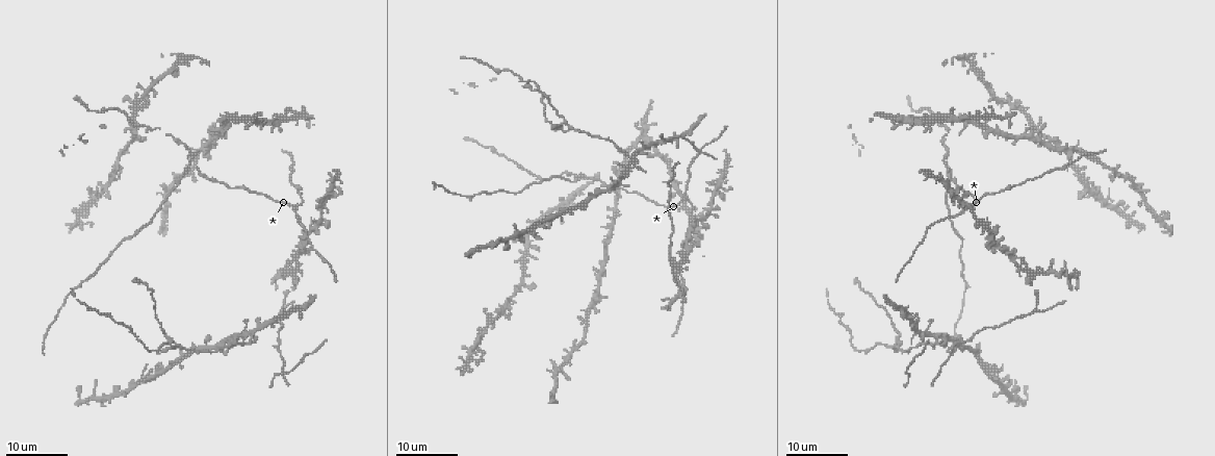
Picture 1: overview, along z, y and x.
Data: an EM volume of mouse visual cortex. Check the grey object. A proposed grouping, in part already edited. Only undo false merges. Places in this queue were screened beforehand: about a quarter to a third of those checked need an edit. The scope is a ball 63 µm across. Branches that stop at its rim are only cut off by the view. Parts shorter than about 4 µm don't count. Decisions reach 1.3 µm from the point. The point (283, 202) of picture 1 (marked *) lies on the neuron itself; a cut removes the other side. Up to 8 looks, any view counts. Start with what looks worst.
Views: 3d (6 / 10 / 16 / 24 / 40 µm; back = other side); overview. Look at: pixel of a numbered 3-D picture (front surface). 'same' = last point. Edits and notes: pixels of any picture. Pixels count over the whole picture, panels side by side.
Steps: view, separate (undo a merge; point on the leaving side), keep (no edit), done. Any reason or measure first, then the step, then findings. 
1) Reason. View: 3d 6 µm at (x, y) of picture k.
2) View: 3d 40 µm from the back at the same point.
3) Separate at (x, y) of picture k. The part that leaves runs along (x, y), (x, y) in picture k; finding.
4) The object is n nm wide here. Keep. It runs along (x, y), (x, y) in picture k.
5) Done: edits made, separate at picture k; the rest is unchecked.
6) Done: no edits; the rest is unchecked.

Three arms meet. View: 3d 16 µm at (934, 341) of picture 1.

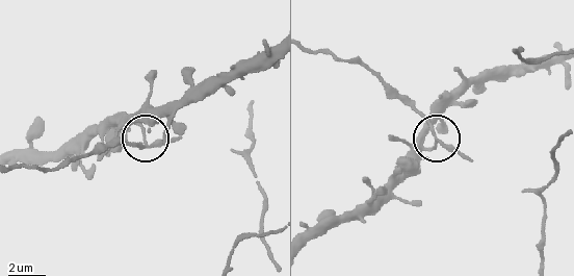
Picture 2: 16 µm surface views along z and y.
Zoom in. View: 3d 10 µm at (434, 143) of picture 2.

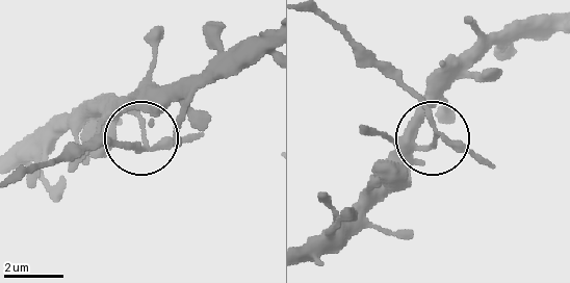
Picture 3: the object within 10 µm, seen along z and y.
Separate at (113, 116) of picture 3. The part that leaves runs along (440, 131), (403, 153), (306, 242) in picture 3; a second neuron is stuck on.

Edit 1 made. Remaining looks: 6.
View: overview.

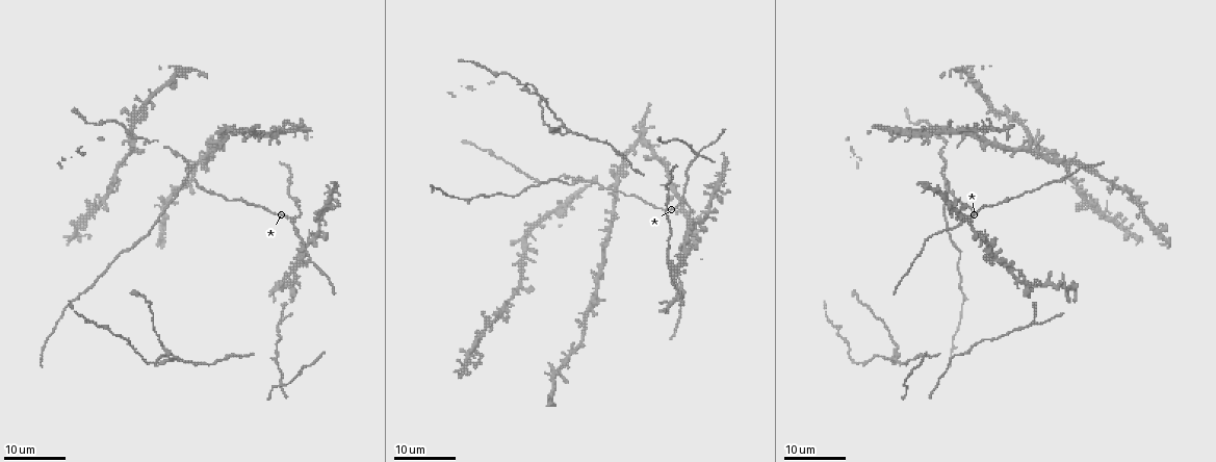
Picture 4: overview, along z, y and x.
Three-way junction. View: 3d 16 µm at (669, 269) of picture 4.

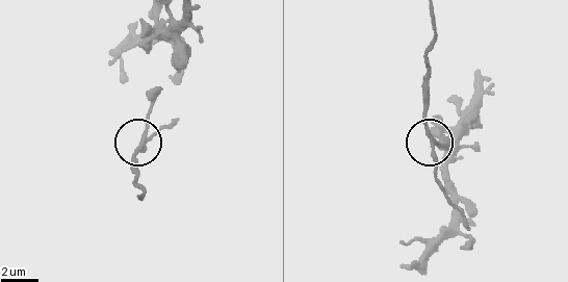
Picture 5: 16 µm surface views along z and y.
View: 3d 6 µm at (140, 145) of picture 5.

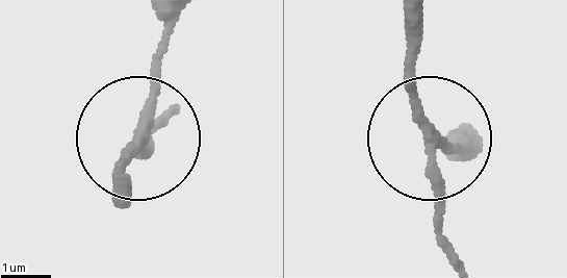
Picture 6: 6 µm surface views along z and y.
The side arm is 6 µm long. Keep. It runs along (470, 137), (429, 153), (441, 249) in picture 6; all the same neuron.

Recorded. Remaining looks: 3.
View: 3d 24 µm at (188, 170) of picture 4.

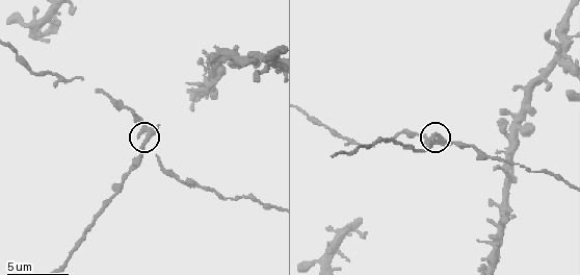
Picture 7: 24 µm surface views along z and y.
View: 3d 6 µm at (437, 136) of picture 7.

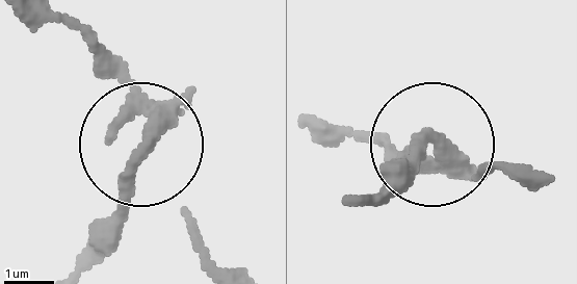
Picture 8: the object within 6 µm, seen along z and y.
Separate at (146, 156) of picture 8. The part that leaves runs along (136, 89), (149, 135), (128, 197), (74, 272) in picture 8; a second neuron is stuck on.

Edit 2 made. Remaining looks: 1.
Done: edits made, separate at picture 3, separate at picture 8; the rest is unchecked.

